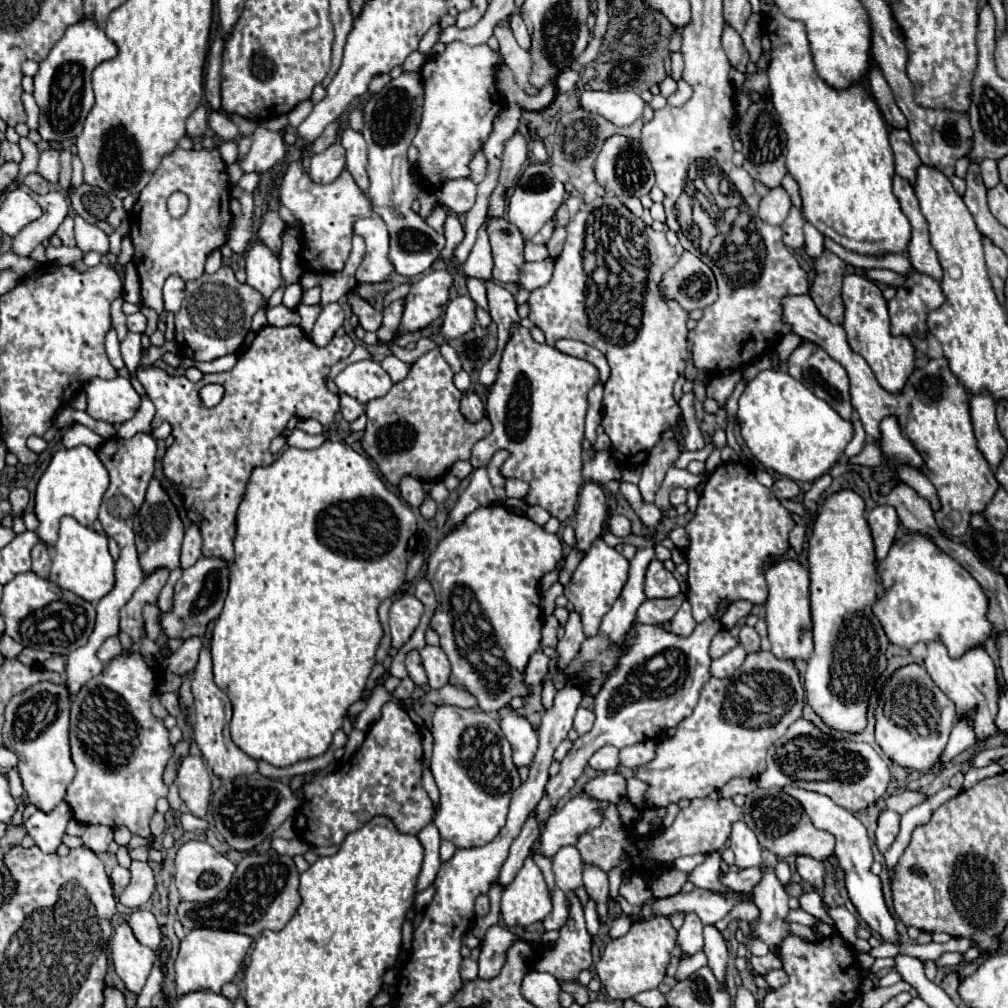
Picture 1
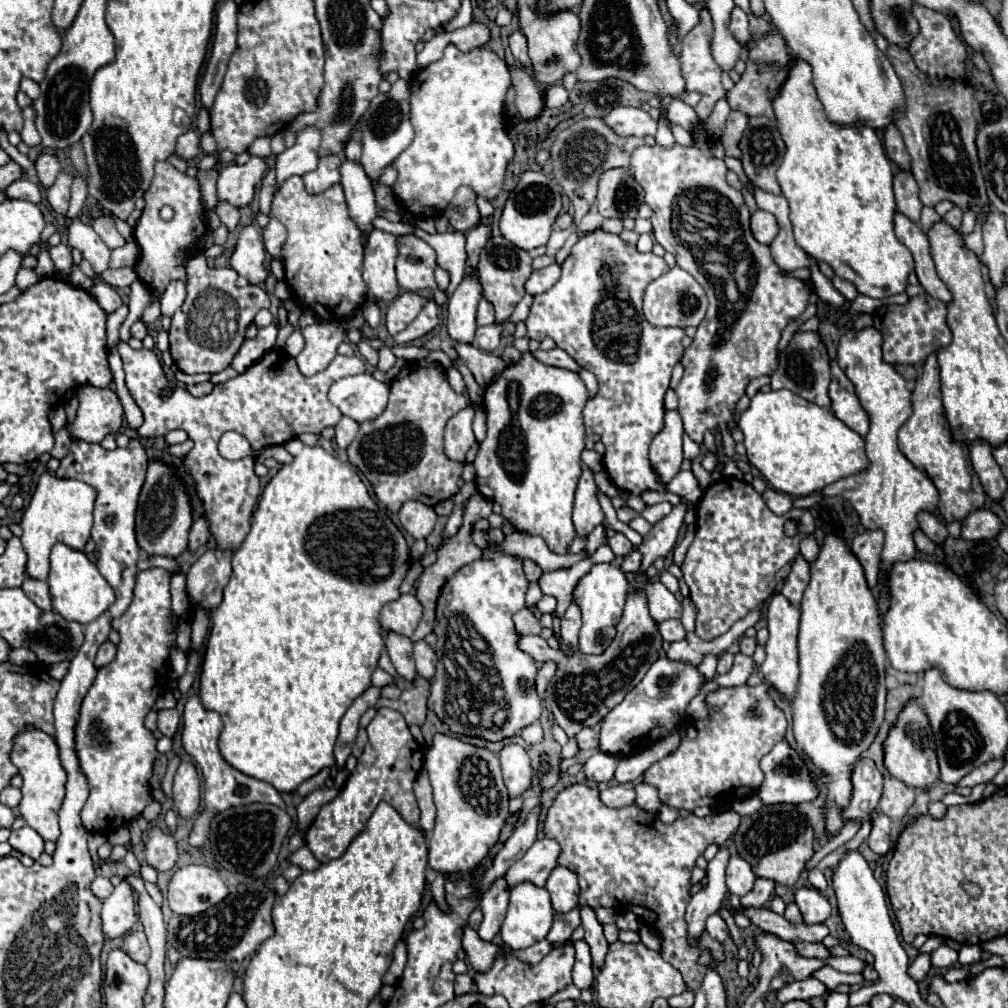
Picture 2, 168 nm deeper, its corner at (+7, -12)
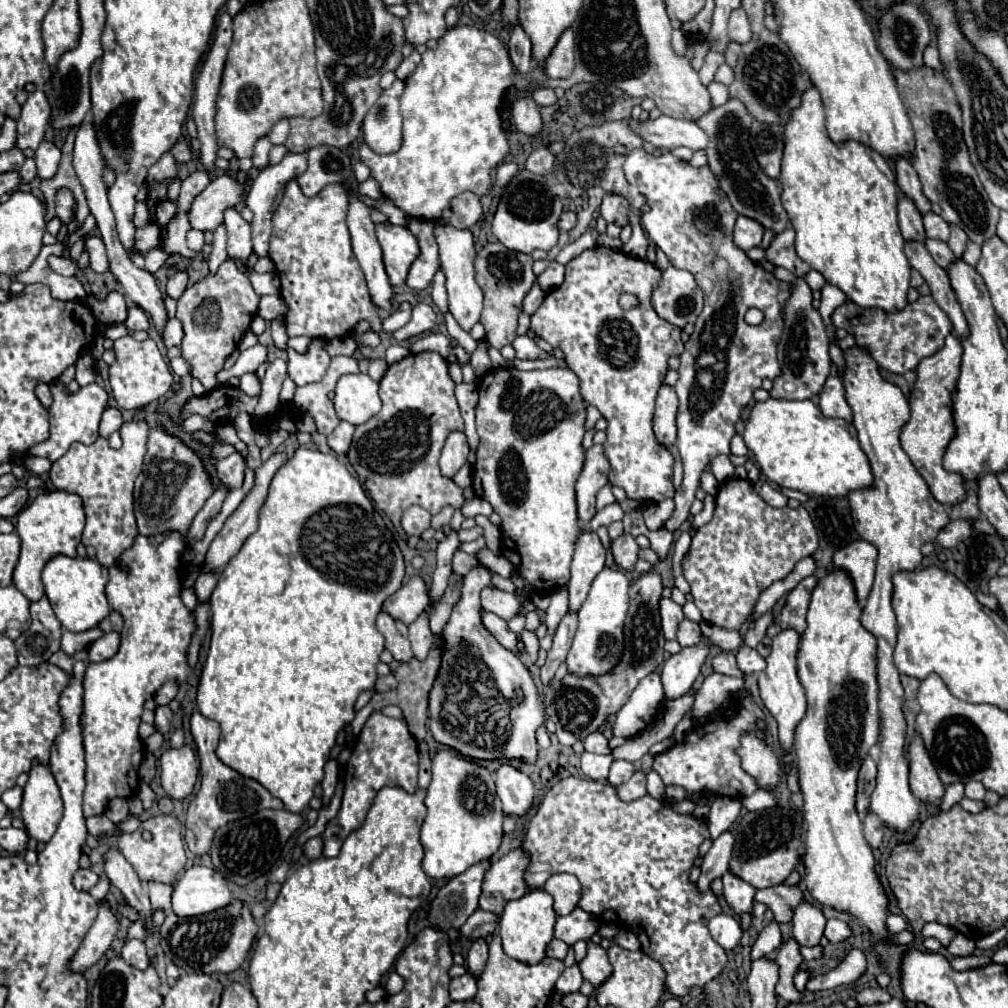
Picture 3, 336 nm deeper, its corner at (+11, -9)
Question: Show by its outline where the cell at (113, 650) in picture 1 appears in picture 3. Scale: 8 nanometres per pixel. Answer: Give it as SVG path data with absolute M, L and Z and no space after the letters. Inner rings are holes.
M107 633L107 635L103 635L101 639L97 639L97 641L87 649L89 661L105 661L105 659L111 659L111 657L117 653L119 643L121 643L119 633Z

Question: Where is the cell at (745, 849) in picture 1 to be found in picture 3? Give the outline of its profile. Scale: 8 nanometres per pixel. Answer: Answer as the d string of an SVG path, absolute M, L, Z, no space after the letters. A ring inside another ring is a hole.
M729 871L723 875L723 897L735 915L753 911L755 889L749 883L741 881L739 877L733 877L733 873Z

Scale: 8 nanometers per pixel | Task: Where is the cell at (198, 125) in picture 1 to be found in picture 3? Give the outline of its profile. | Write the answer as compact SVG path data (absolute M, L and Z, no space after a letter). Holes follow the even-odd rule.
M177 141L171 149L171 155L175 157L177 163L189 163L191 161L191 149L185 141Z

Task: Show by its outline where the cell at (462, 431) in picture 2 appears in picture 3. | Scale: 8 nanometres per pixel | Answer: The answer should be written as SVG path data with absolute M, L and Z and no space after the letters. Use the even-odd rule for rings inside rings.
M453 431L447 437L445 447L441 451L441 459L439 459L441 473L451 479L467 463L467 455L469 455L469 445L465 435L461 431Z

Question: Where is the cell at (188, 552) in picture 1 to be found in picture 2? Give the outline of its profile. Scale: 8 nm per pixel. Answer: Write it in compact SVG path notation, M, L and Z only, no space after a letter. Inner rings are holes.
M199 518L199 520L193 524L191 532L189 532L189 550L195 552L197 548L201 548L201 546L207 542L207 538L209 538L207 520L205 520L205 518Z

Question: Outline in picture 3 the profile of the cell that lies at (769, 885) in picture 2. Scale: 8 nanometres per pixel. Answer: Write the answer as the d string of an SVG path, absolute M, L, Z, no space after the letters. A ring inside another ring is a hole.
M777 885L773 889L759 889L755 893L755 901L765 903L777 917L777 923L791 923L795 907L801 905L805 897L799 885Z

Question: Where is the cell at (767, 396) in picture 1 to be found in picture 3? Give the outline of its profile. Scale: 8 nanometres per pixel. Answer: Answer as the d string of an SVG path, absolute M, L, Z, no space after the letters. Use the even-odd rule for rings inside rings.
M767 399L755 403L743 439L763 475L779 487L835 499L873 485L869 459L859 447L855 427L845 419L825 417L815 401Z

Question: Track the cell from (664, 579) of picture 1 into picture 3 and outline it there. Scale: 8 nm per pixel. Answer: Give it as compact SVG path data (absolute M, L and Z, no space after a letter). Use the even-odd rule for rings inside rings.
M661 599L661 625L665 639L675 639L679 623L685 619L683 609L673 599Z

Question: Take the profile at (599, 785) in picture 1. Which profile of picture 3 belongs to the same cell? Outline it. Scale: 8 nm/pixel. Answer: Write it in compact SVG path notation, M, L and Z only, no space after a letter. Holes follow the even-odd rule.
M635 771L635 775L627 783L617 787L617 795L623 801L635 801L635 799L639 799L639 797L643 797L647 793L645 783L647 783L647 775L643 771Z

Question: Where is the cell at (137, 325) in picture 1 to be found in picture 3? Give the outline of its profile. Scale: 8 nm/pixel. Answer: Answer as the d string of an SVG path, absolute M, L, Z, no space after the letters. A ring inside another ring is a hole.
M131 305L129 307L129 317L125 321L125 327L131 333L137 331L137 329L149 329L149 319L147 319L145 311L141 307L137 307L137 305Z

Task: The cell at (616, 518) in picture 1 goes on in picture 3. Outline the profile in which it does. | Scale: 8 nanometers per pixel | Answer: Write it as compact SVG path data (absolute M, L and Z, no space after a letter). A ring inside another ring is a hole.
M623 533L615 543L613 543L613 555L615 555L615 563L625 569L625 571L635 571L635 563L637 563L637 553L639 553L639 545L635 543L633 535Z

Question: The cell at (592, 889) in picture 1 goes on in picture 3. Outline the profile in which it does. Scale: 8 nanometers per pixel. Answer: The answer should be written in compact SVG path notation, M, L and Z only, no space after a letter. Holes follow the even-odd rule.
M589 941L587 957L579 963L579 969L581 969L583 977L587 981L591 981L595 987L601 987L613 973L607 951L603 947L599 947L599 945L593 945L591 941Z

